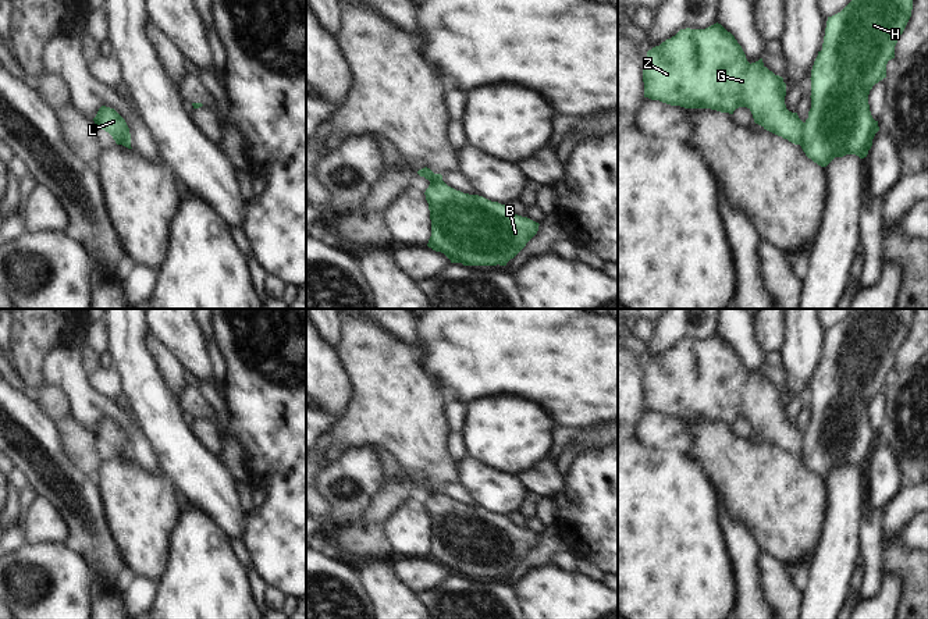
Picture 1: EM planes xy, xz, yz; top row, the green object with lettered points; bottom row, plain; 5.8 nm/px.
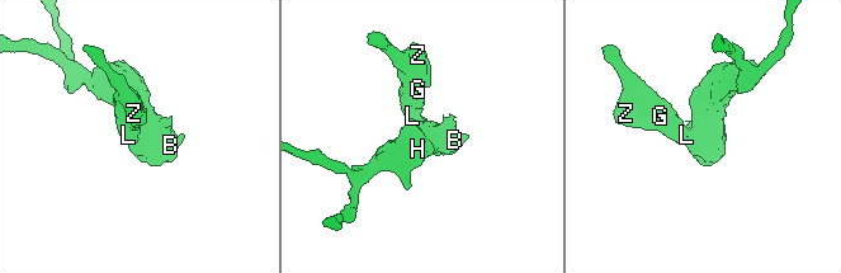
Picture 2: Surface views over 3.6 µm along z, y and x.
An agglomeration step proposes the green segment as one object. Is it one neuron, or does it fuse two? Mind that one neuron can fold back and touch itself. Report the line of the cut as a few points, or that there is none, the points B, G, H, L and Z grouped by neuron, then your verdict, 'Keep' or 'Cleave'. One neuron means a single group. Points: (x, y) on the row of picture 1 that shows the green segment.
Split along yz (804, 123), (800, 145). Groups: B H / G L Z. Cleave.

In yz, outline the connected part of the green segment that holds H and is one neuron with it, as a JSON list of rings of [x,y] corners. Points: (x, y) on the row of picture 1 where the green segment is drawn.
[[[851,0],[840,13],[828,17],[822,50],[811,70],[811,108],[803,127],[801,149],[808,159],[826,167],[835,157],[856,154],[867,157],[879,131],[870,111],[868,95],[875,83],[886,78],[886,64],[895,58],[895,46],[913,10],[913,0]]]

